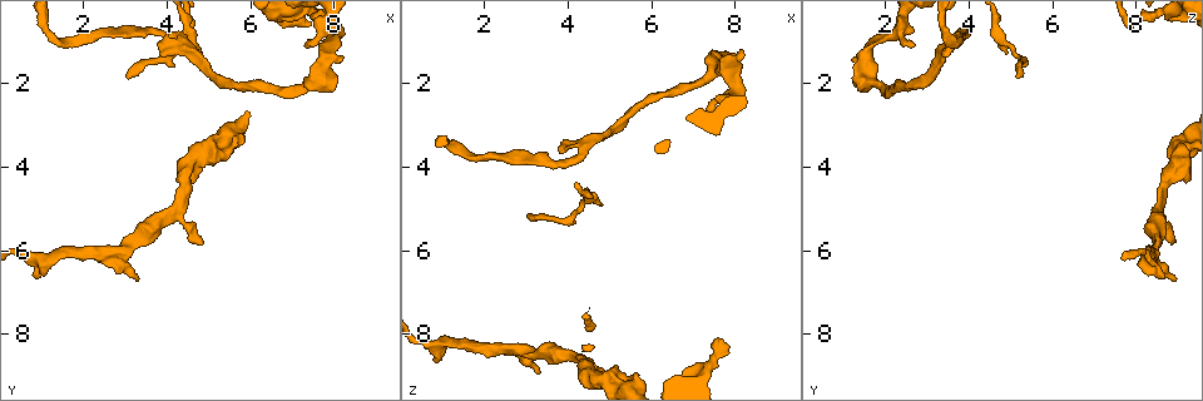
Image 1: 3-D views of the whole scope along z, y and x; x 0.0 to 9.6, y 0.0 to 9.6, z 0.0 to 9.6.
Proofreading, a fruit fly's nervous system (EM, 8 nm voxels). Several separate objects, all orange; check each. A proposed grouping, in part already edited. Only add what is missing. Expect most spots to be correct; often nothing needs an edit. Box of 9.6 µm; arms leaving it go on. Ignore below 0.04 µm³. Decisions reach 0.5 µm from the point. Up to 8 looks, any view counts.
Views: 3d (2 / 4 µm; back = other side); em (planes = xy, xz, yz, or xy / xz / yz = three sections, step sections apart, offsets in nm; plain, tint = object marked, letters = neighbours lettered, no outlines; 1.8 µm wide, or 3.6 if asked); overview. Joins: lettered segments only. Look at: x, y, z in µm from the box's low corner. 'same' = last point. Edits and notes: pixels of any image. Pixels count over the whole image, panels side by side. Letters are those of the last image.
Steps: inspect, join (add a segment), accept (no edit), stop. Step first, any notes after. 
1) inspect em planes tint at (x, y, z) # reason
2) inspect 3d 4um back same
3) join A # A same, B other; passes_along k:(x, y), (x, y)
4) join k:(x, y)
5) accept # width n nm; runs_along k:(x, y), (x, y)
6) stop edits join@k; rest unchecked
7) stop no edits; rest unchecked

inspect em 3.6um planes letters at (3.95, 0.90, 3.55) # tapers out

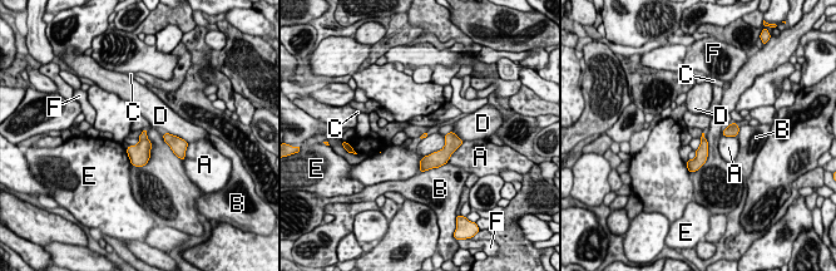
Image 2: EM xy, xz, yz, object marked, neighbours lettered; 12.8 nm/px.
accept # longest_contact B 360 nm; A other, B other, C other, D other, E other, F other; no lettered segment goes on from it

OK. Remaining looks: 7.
inspect em xy step 8 tint at (4.80, 5.80, 9.00) # free end

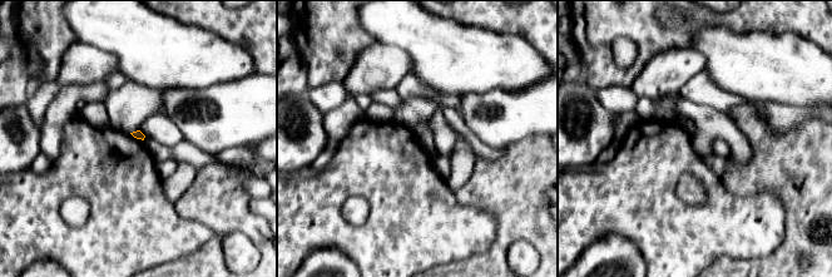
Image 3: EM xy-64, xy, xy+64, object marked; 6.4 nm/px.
inspect em planes letters same # cut it another way

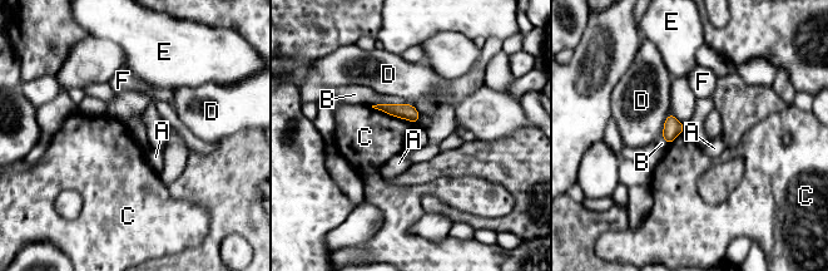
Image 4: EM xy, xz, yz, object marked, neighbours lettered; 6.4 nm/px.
accept # width 100 nm; A other, B other, C other, D other, E other, F other; border 4:(371, 107), (410, 119), (416, 124); no lettered segment goes on from it

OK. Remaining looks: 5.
inspect 3d 4um at (3.25, 6.70, 8.90) # branch stops here

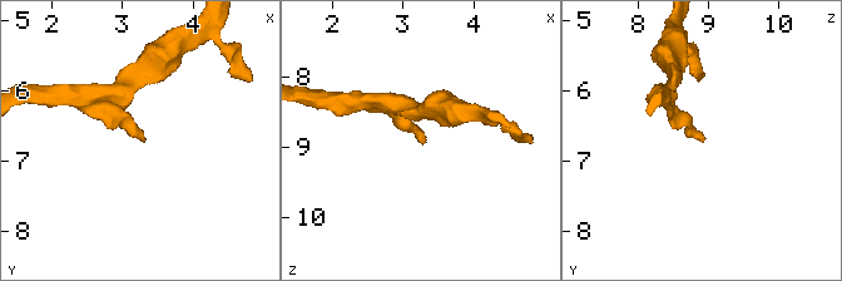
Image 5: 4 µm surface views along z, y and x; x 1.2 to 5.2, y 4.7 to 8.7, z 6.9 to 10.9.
inspect em 3.6um xy step 8 letters at (3.30, 6.70, 8.95)

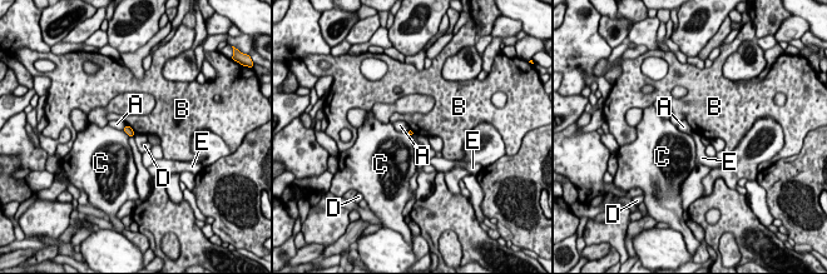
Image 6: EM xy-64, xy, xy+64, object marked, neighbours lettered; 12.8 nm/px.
inspect em 3.6um planes letters same # cut it another way

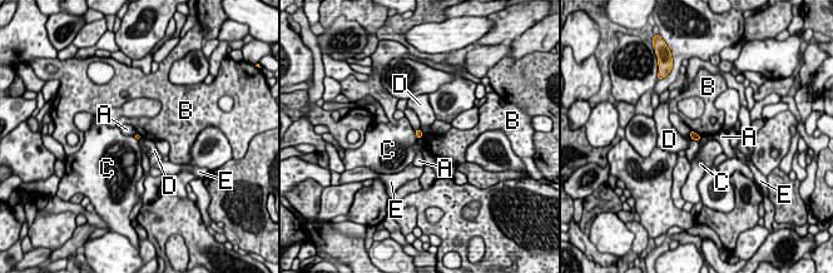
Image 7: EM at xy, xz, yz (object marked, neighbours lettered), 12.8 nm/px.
accept # A other, B other, C other, D other, E other; border 7:(702, 137), (698, 140); none of them fits

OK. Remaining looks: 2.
stop no edits; rest unchecked

